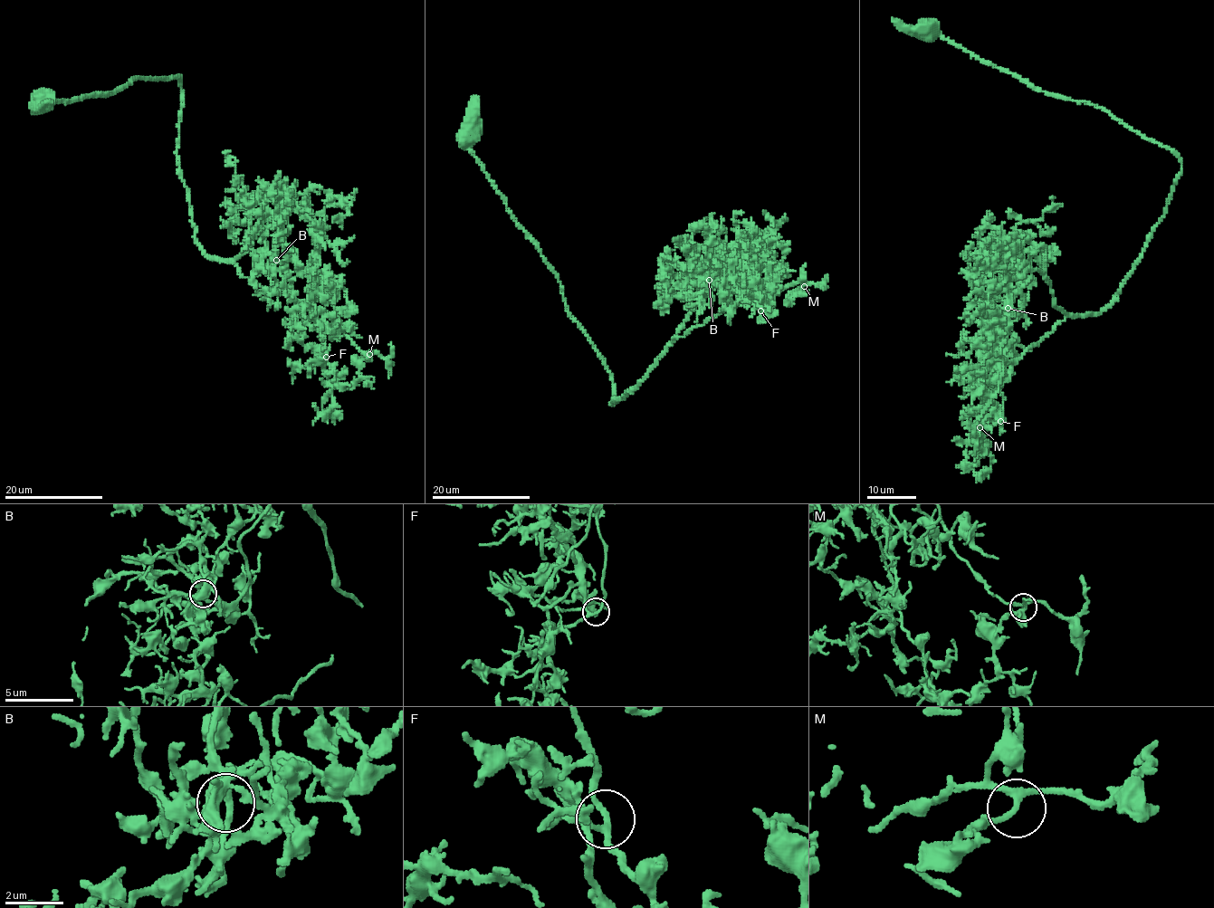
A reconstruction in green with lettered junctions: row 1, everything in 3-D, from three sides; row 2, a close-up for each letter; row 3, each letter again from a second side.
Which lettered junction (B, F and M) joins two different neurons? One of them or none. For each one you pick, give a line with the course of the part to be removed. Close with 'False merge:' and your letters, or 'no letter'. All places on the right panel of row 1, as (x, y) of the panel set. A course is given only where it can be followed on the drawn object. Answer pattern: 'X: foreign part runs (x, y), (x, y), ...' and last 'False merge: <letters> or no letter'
False merge: no letter

